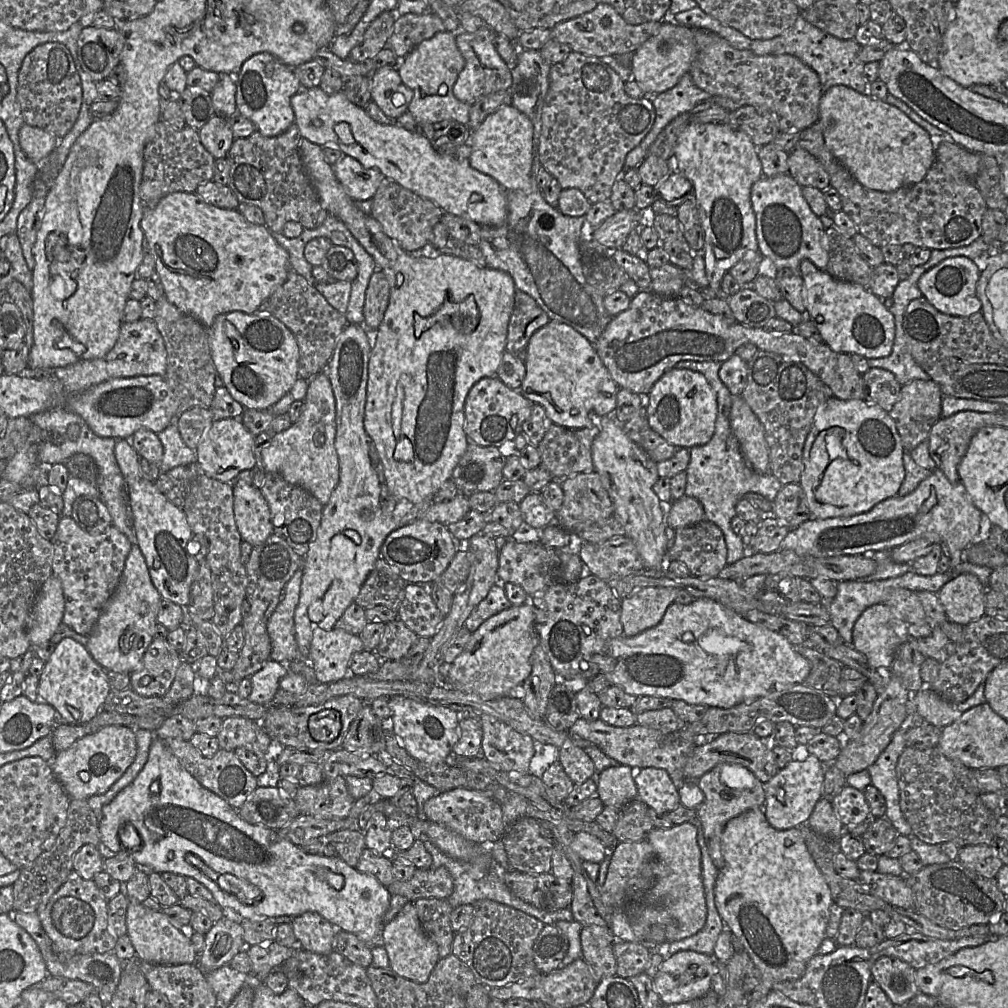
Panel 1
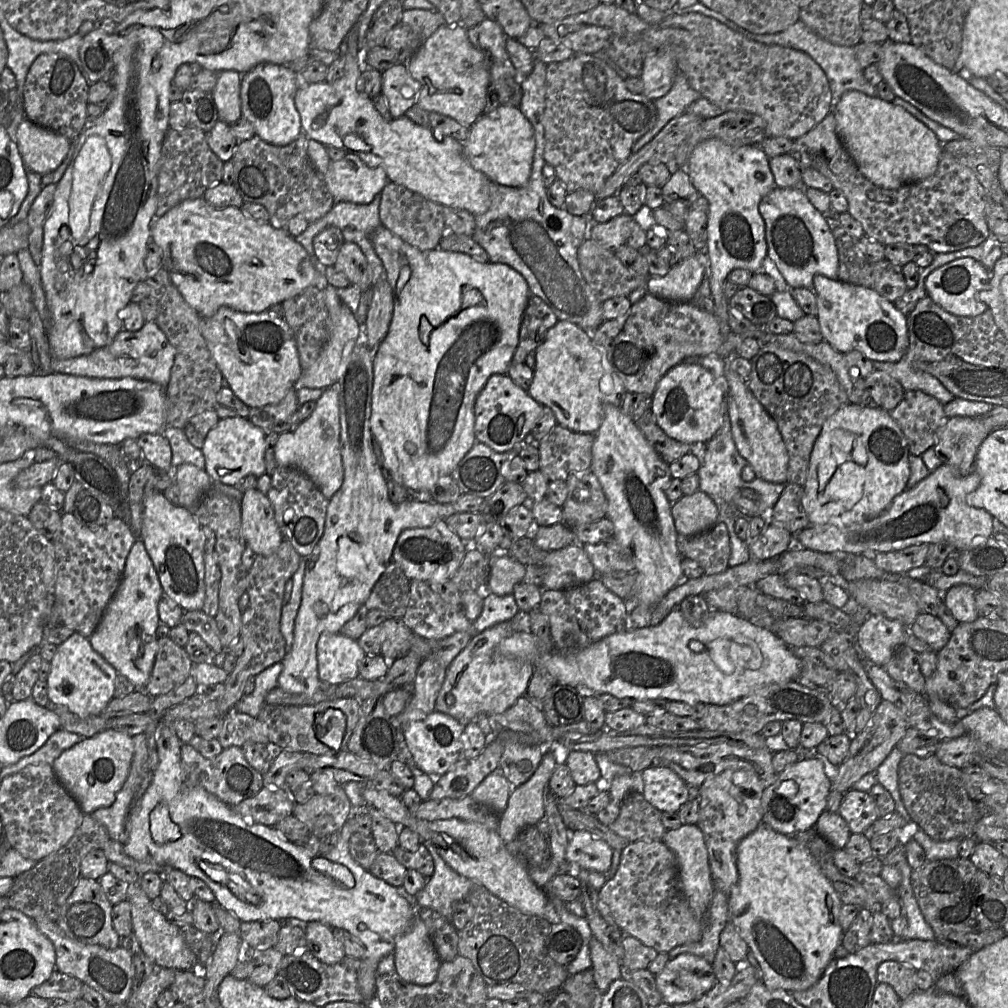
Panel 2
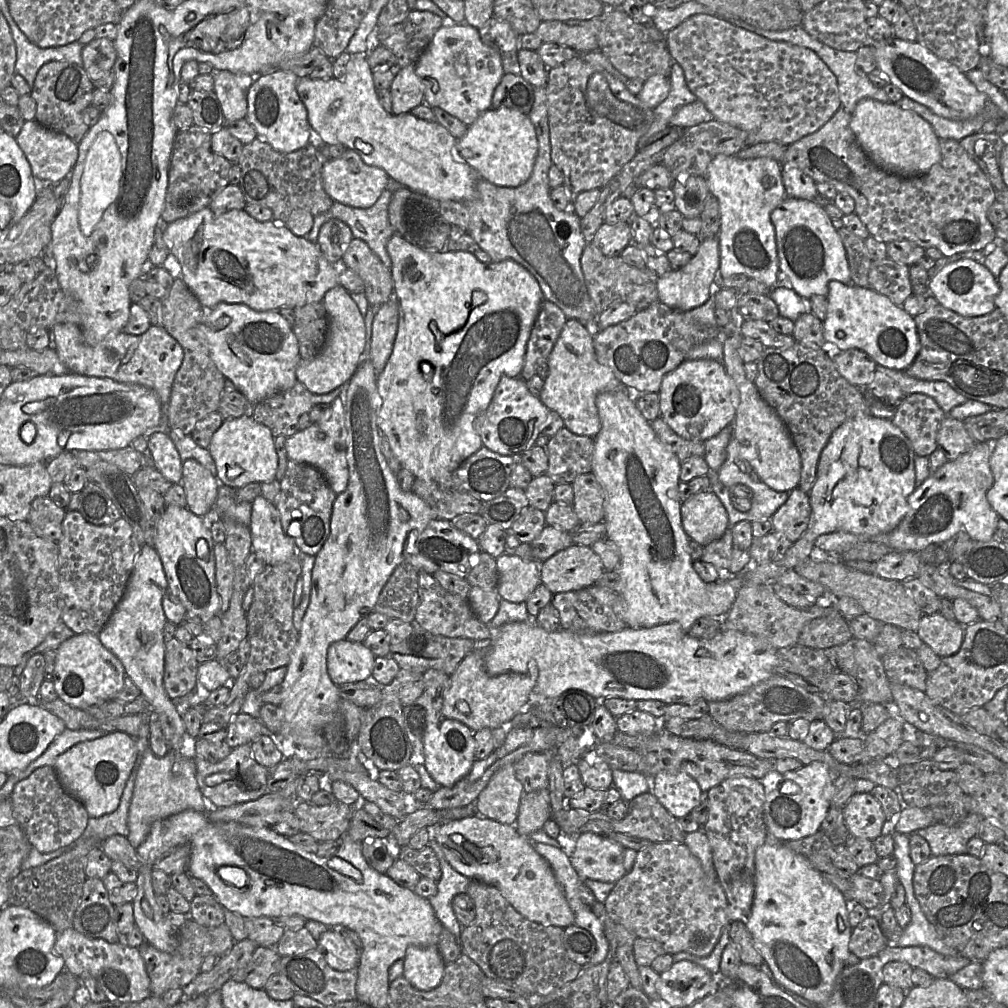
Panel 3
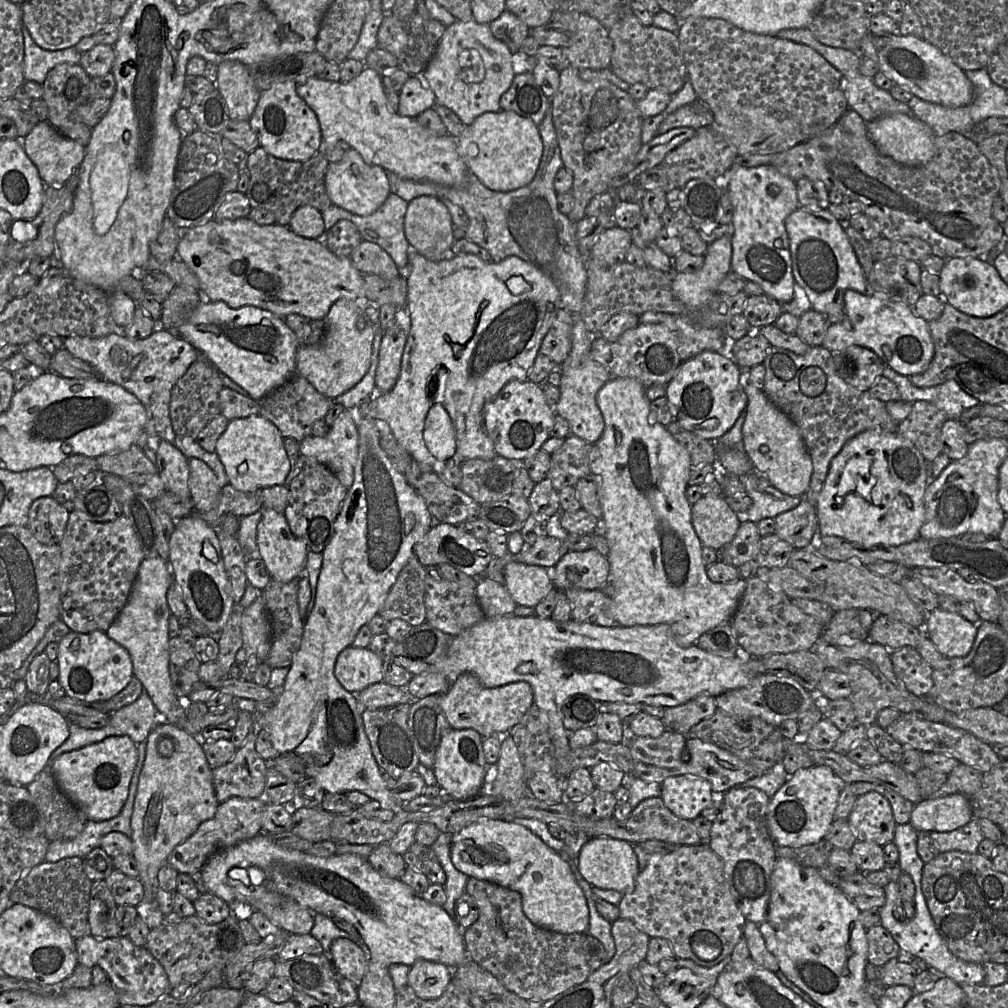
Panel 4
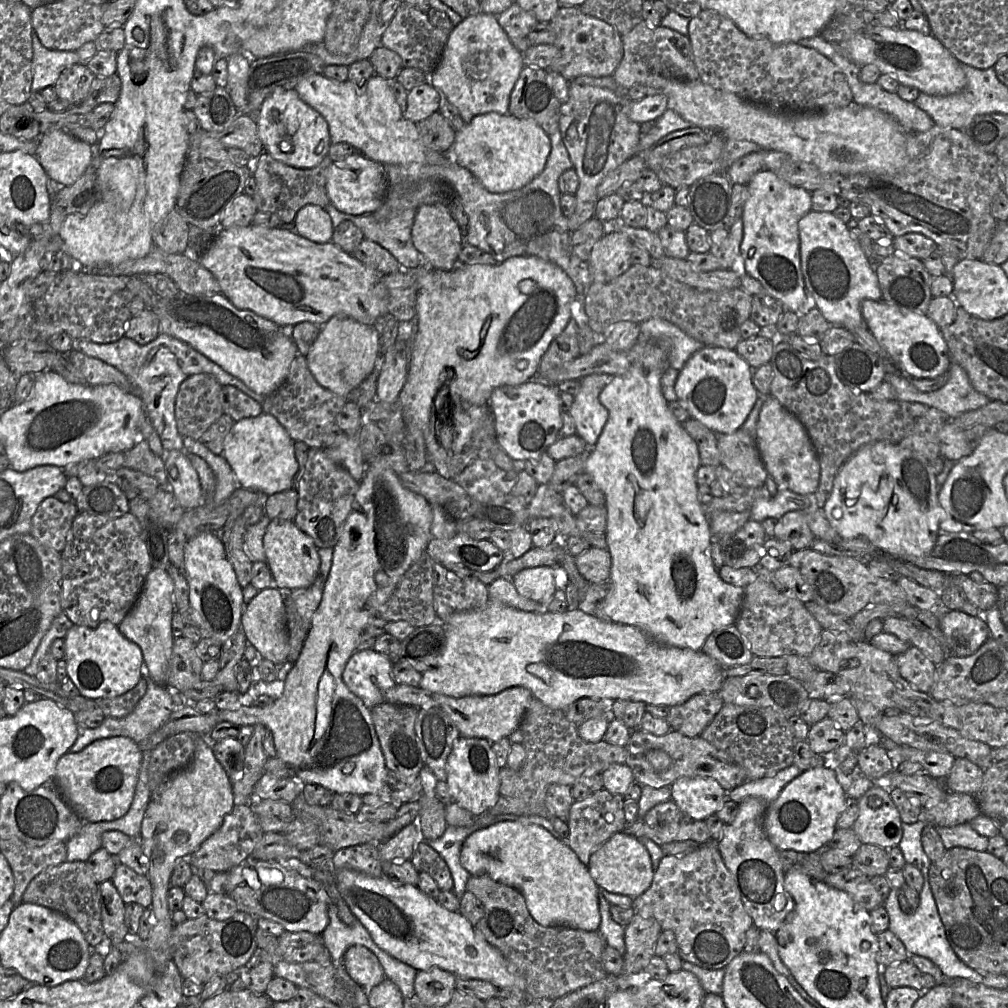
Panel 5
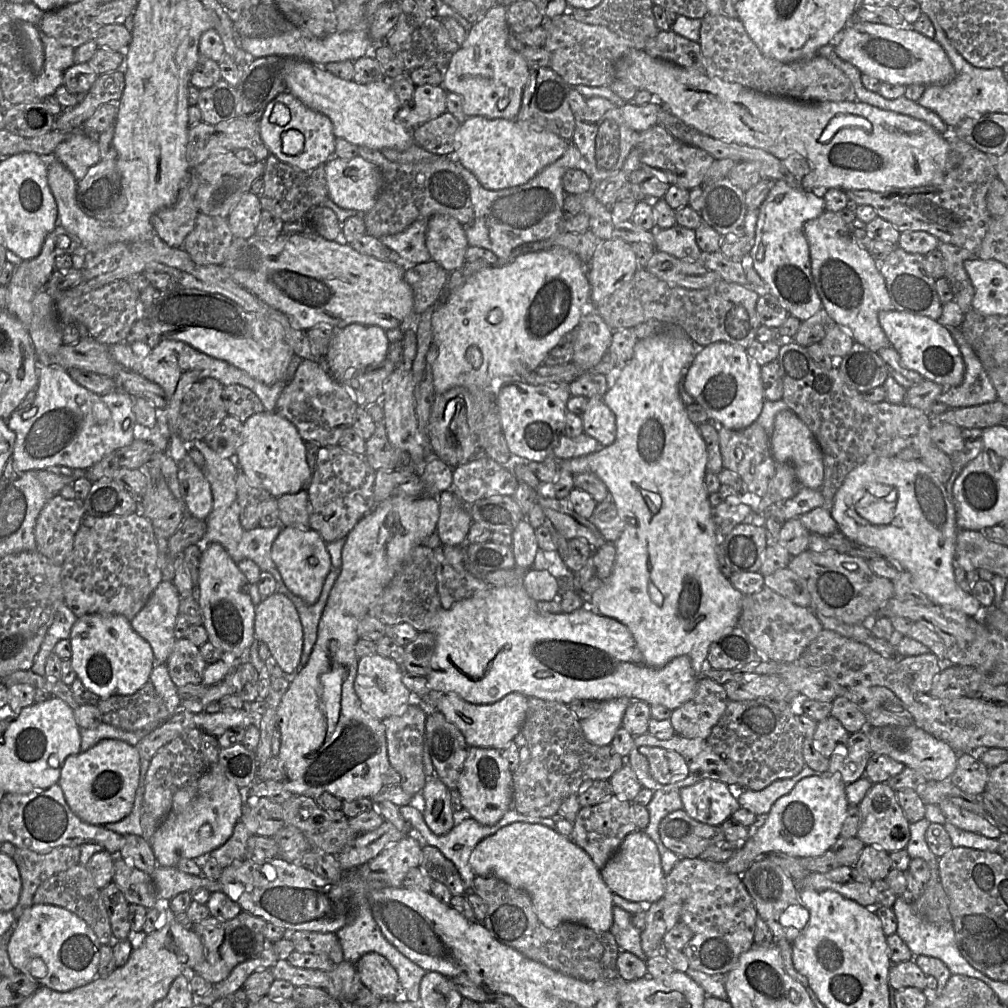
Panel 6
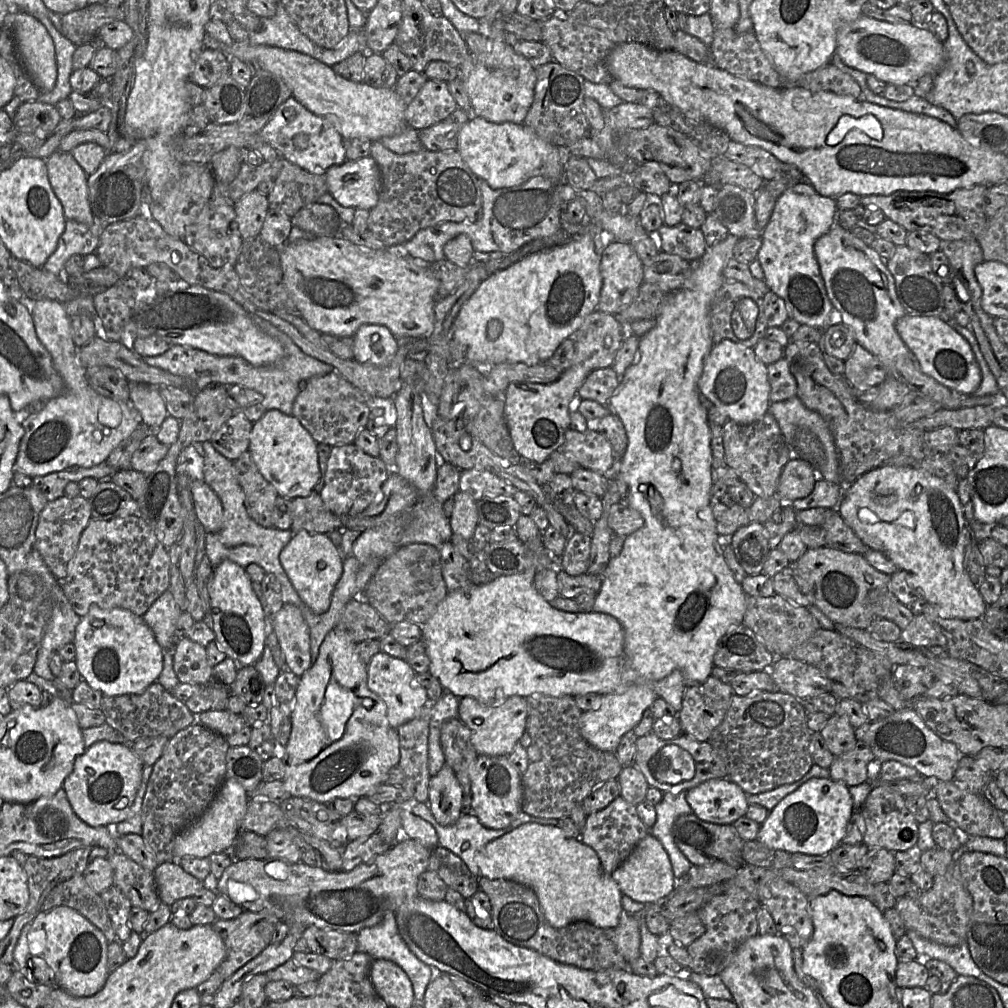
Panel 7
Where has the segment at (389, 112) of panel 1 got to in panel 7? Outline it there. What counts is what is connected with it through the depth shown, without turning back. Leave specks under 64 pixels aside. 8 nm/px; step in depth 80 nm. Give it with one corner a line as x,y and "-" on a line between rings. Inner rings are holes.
428,79
414,99
406,105
406,125
421,130
447,118
457,108
448,82

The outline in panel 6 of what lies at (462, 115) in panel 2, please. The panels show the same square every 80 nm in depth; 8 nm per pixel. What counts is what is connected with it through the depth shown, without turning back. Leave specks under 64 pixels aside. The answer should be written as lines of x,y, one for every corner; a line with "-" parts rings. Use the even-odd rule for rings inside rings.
494,5
483,19
473,24
467,31
466,40
444,69
442,87
461,96
466,117
517,120
530,67
524,57
508,44
507,10
507,7

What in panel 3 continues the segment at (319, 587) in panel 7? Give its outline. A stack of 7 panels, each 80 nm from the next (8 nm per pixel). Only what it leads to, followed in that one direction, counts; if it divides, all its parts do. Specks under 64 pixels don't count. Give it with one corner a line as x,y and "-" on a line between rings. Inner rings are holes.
261,495
251,503
249,530
252,551
265,565
281,564
299,555
282,528
277,508

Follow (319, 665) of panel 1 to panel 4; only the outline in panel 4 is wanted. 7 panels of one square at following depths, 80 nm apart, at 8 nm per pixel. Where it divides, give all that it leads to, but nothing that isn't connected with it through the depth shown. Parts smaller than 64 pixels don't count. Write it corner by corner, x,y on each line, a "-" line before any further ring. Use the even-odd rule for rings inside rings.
348,646
335,663
334,674
341,685
351,693
383,682
384,660
368,648

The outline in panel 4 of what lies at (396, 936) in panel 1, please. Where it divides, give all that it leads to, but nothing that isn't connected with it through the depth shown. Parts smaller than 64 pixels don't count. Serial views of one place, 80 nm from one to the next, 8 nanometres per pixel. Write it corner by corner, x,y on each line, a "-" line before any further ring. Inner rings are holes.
418,960
410,966
408,984
424,1000
439,998
452,979
452,969
444,964

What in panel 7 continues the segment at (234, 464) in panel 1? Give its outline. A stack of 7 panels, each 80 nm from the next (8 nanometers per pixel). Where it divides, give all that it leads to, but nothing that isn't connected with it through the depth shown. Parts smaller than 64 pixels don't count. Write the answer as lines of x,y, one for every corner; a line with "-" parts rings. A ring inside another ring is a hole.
266,410
264,415
253,423
248,451
262,476
271,483
281,498
309,496
320,480
321,472
317,453
317,442
300,421
279,410

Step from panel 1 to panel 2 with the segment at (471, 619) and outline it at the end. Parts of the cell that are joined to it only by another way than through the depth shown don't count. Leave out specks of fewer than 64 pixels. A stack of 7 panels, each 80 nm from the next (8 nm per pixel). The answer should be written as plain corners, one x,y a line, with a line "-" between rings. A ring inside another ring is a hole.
487,593
484,598
483,610
473,622
476,633
480,633
496,624
514,620
520,611
514,596
498,596

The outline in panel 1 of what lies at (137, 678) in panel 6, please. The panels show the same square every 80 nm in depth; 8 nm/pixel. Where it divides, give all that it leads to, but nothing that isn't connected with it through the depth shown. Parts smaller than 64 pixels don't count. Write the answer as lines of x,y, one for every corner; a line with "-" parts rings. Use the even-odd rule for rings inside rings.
72,638
62,639
56,646
50,659
45,663
39,676
38,693
43,702
52,706
58,716
58,722
68,725
85,724
93,719
101,710
107,695
111,691
107,670
98,664
85,646

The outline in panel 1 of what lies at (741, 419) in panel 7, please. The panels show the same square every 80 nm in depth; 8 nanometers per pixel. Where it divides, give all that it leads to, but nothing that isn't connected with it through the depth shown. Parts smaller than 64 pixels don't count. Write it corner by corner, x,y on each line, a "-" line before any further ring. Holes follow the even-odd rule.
672,368
652,387
646,411
650,427
677,448
693,448
713,437
717,419
717,398
706,378
698,372

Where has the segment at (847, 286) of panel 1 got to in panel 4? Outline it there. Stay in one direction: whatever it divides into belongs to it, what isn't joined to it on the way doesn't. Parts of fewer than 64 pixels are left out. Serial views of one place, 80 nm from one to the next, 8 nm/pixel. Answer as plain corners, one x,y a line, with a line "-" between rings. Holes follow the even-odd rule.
847,290
844,294
845,319
829,323
821,346
837,353
851,345
872,350
886,366
910,377
923,373
929,367
935,352
928,322
917,316
909,306
892,302
886,296

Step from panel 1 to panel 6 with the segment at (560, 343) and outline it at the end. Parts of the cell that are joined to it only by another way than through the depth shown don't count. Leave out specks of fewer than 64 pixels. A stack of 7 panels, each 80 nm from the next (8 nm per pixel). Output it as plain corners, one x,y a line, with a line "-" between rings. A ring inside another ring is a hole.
593,396
588,398
581,419
584,433
595,438
603,447
609,446
615,441
615,414
604,403
603,397

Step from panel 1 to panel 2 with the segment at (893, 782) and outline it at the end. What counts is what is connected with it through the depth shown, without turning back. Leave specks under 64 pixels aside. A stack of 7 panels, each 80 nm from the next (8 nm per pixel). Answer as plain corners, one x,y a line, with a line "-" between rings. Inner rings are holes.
894,747
886,759
875,770
877,782
889,791
895,802
895,811
904,817
908,823
912,821
901,799
898,781
898,767
904,754

